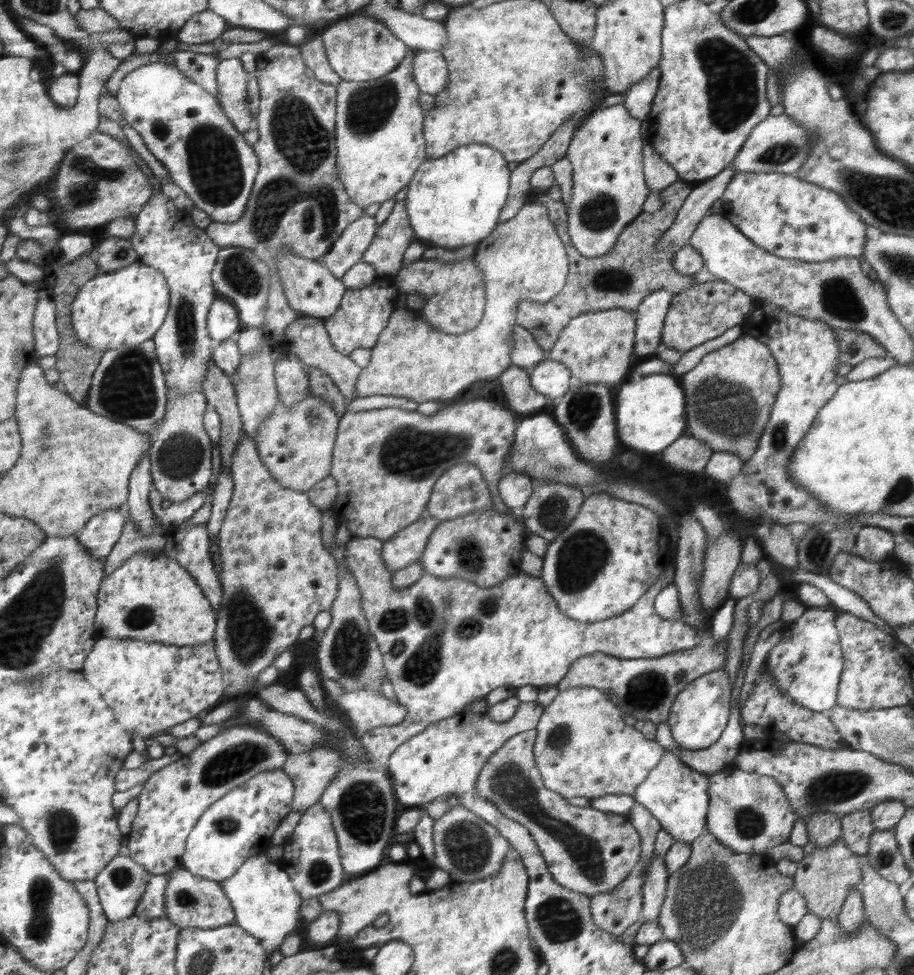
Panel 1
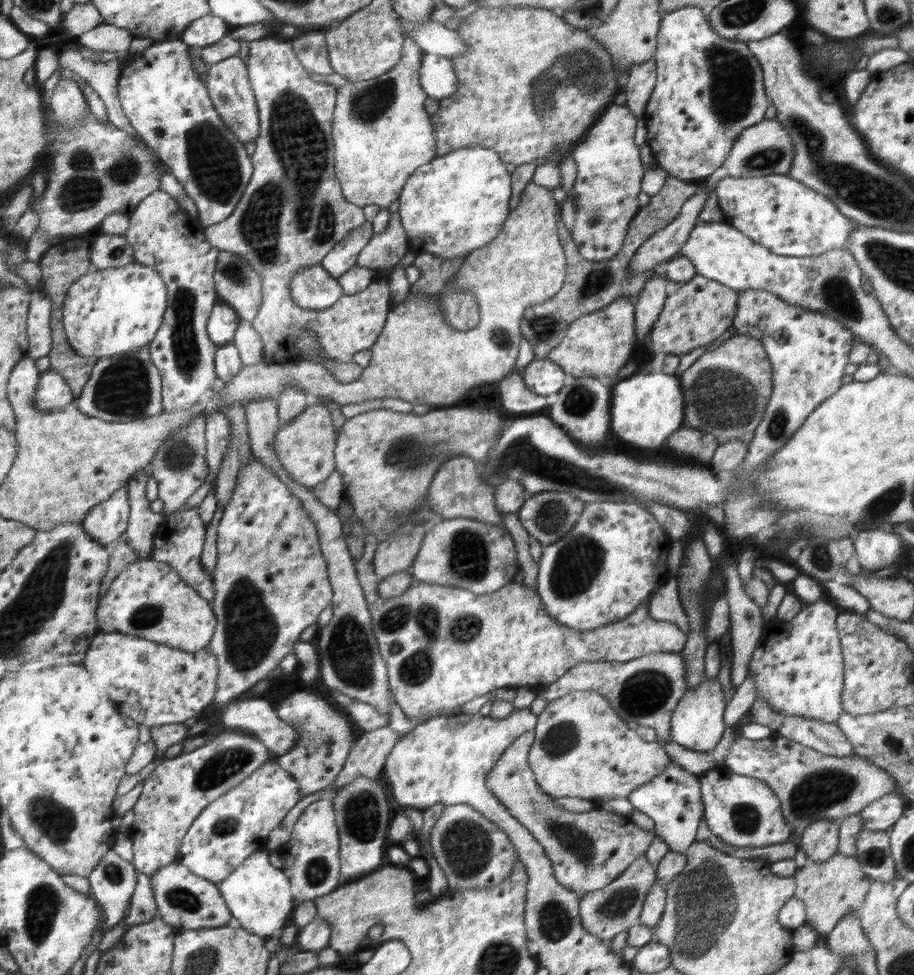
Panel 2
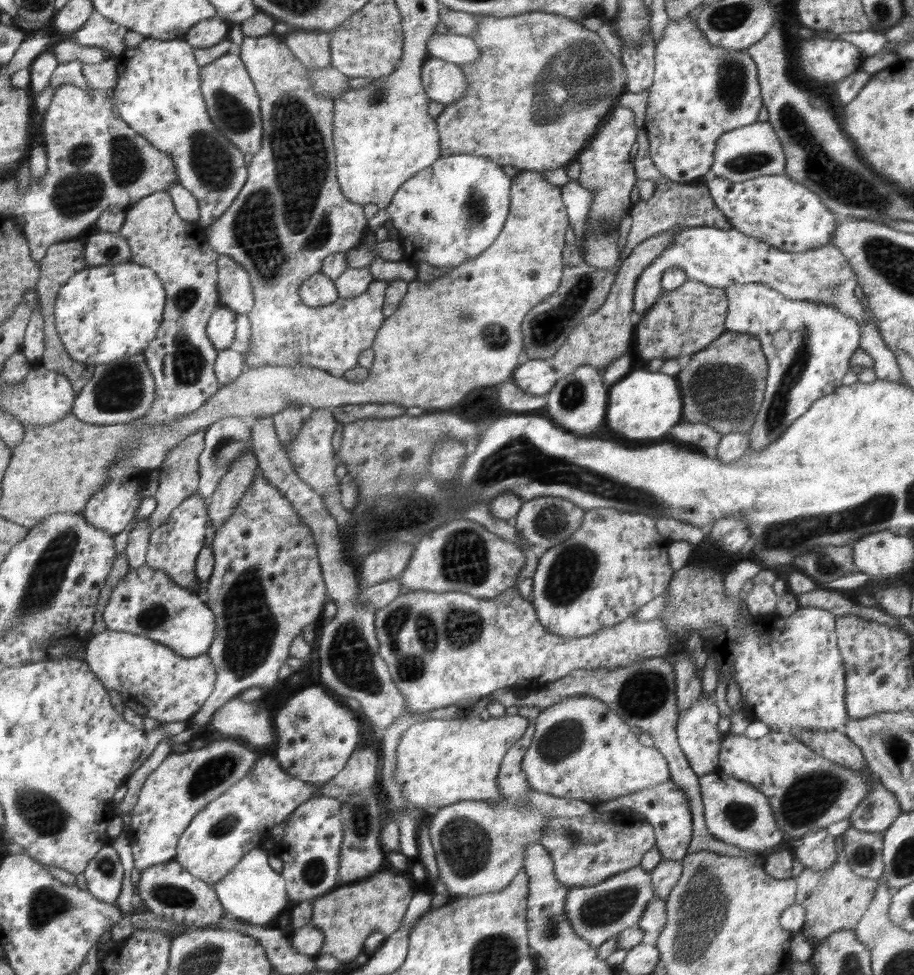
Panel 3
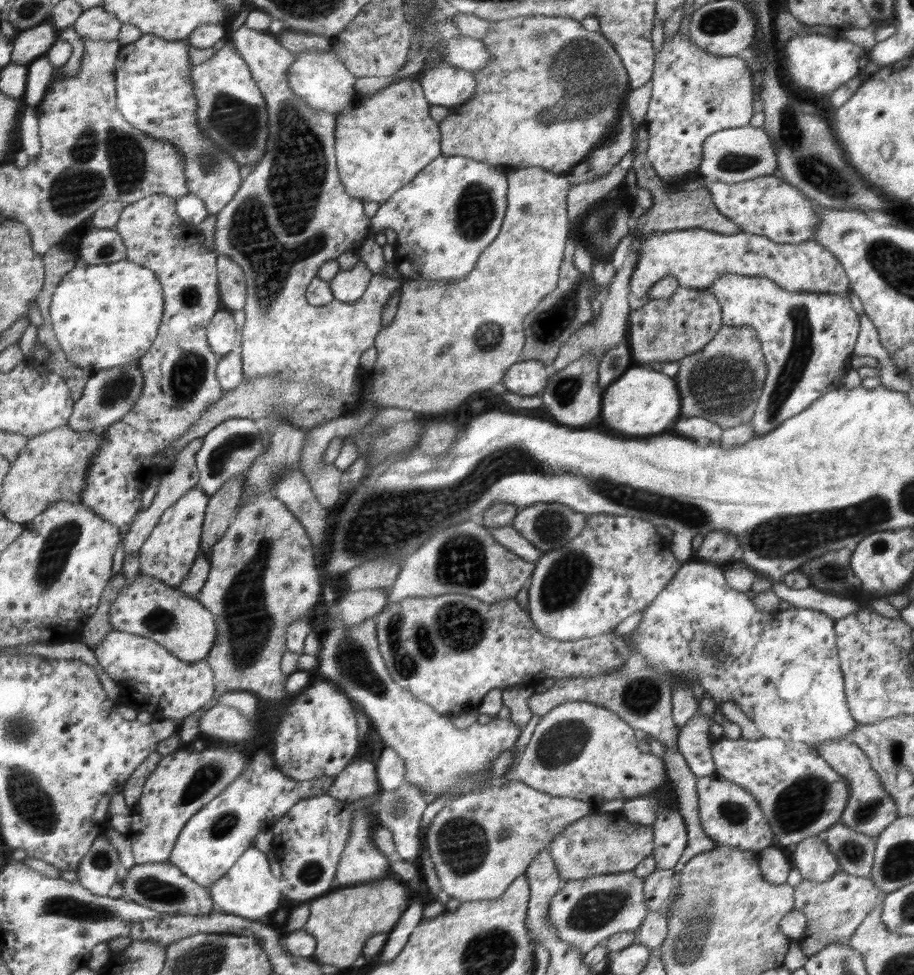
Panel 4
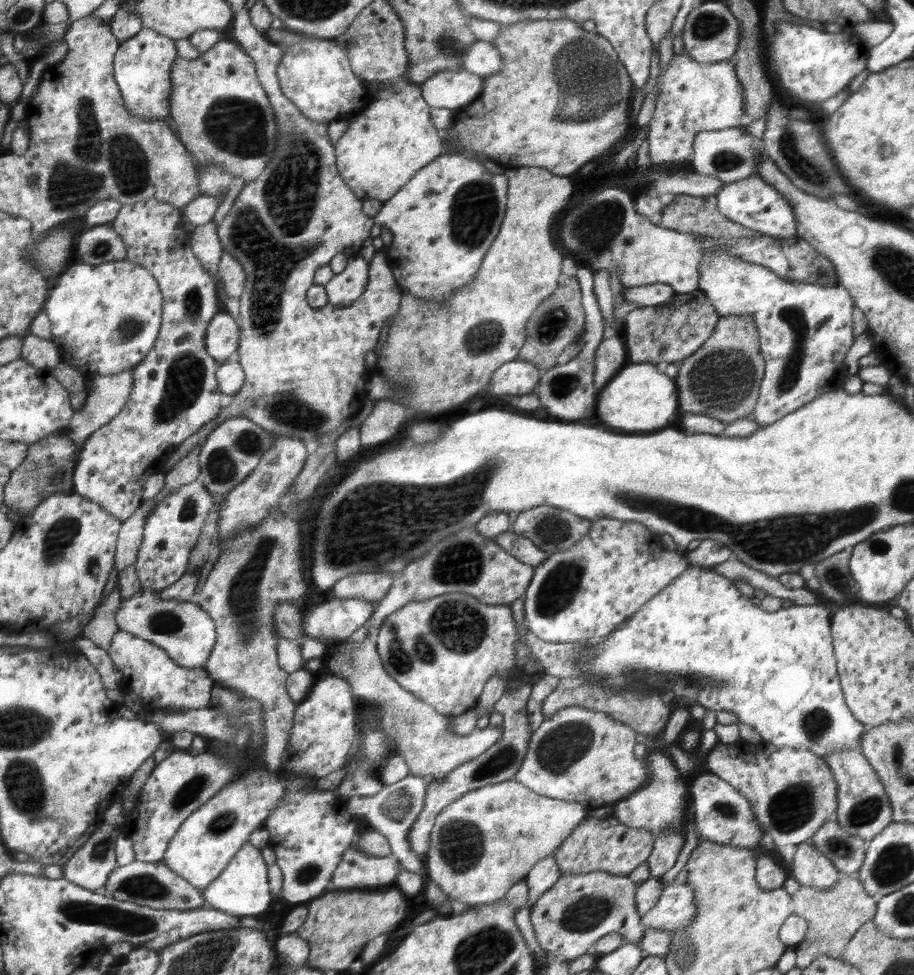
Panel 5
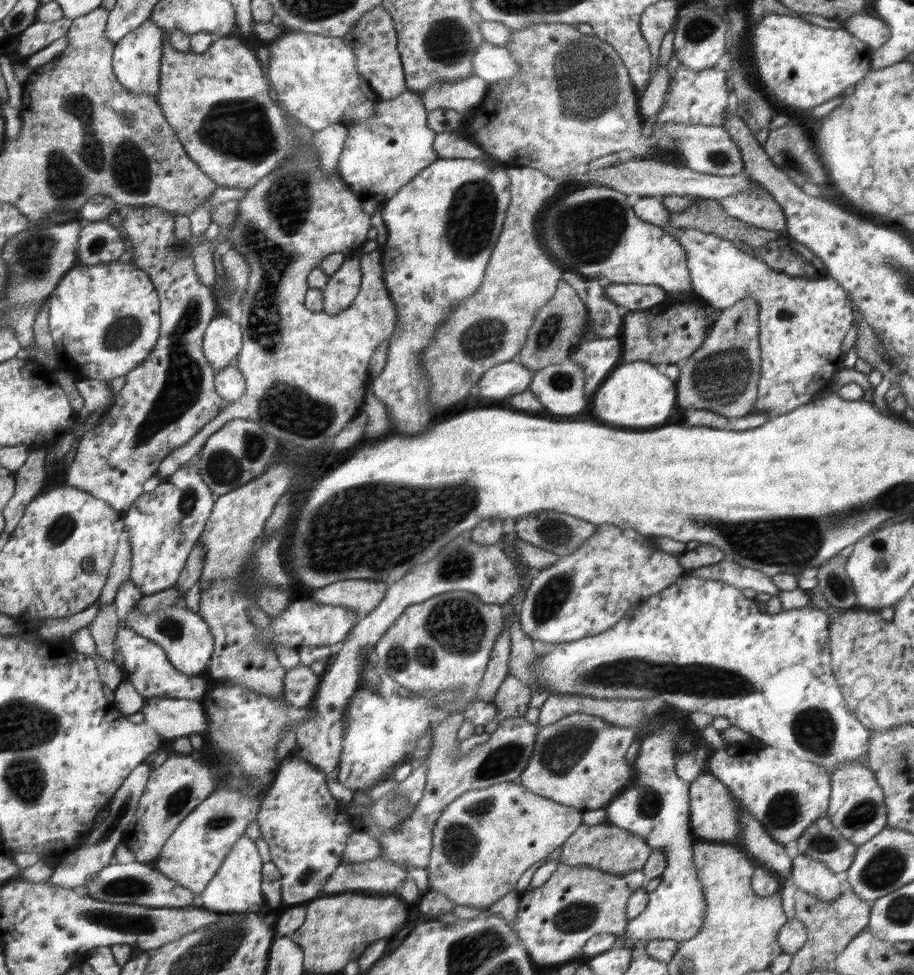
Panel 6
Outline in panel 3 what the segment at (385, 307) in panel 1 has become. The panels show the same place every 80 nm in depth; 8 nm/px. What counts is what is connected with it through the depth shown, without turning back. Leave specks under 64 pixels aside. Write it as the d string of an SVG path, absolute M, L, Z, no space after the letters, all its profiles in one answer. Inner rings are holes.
M244 35L242 44L238 49L241 59L245 63L245 67L249 71L253 84L256 86L257 95L261 99L261 115L264 122L264 139L261 143L261 151L256 153L252 158L249 166L248 182L242 188L240 195L234 200L234 203L216 222L210 225L209 243L220 254L234 258L245 269L248 270L252 279L254 295L256 302L252 311L247 312L249 323L251 324L251 337L247 353L245 354L246 367L258 368L259 366L313 366L314 368L324 368L332 376L342 378L345 372L352 370L358 366L358 357L363 350L371 348L371 344L375 342L378 331L384 326L385 318L382 313L384 306L384 294L388 288L389 281L374 279L368 285L368 288L354 298L338 297L332 304L326 306L316 306L312 308L306 305L301 299L300 286L312 275L321 271L324 261L333 256L337 252L347 252L352 244L358 245L358 242L364 238L366 232L366 218L362 214L362 206L354 204L344 198L336 176L335 151L333 146L333 110L334 100L332 96L320 96L316 90L313 90L312 80L309 80L309 71L305 64L294 55L294 52L288 45L275 38L274 36L264 35L258 37Z

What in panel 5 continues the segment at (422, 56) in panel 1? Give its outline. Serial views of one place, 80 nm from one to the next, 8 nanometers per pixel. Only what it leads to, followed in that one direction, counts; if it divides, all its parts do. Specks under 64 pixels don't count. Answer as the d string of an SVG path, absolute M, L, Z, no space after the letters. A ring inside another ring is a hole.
M462 68L441 71L421 85L426 104L430 108L460 110L474 102L481 94L483 78Z

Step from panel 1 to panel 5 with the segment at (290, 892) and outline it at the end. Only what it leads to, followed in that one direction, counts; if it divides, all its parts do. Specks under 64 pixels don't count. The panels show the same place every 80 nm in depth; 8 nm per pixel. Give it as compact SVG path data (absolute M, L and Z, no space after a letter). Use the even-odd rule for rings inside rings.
M246 842L238 851L238 860L222 871L222 880L214 880L210 888L204 891L208 909L219 910L246 918L248 920L264 920L269 914L270 904L272 904L271 890L268 888L268 874L266 874L266 862L262 860L260 850L252 843Z

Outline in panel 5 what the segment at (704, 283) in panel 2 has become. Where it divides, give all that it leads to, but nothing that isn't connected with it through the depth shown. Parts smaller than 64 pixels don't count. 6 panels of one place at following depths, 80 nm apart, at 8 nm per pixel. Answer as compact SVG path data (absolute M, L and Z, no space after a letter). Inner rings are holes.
M699 288L688 293L676 293L656 306L637 307L624 317L622 338L630 362L667 365L694 354L712 334L720 314Z

